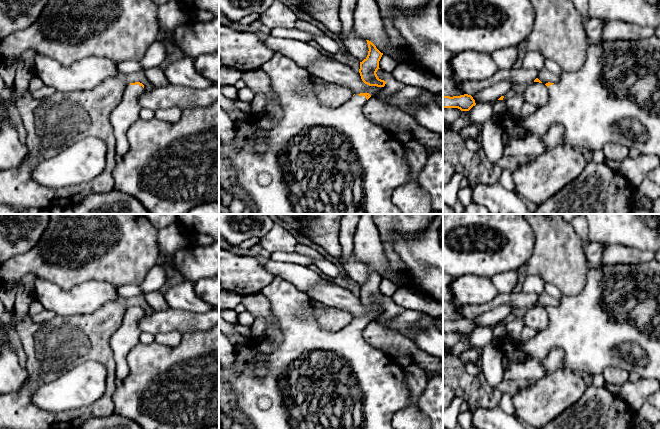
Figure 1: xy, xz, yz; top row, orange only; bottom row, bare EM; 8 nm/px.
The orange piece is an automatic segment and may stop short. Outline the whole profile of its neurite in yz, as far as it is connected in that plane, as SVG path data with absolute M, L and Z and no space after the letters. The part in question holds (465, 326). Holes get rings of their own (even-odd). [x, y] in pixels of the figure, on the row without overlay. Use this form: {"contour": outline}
{"contour": "M443 302L443 332L458 332L461 335L469 335L475 329L473 321L459 312L458 303Z"}

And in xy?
{"contour": "M130 307L124 312L120 327L110 337L109 345L116 364L116 379L121 381L130 374L127 356L140 343L141 330L138 323L143 315L144 309L142 307Z"}

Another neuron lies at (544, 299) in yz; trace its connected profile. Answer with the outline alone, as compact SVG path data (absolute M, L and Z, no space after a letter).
M542 292L540 295L538 295L538 301L537 301L543 308L546 308L548 306L550 307L557 307L560 304L560 300L553 298L549 294Z

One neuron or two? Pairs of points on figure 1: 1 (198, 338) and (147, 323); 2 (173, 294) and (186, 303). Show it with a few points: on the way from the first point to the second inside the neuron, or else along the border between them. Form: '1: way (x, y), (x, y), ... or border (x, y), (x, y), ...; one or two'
1: border (206, 329), (186, 332), (182, 335); two
2: way (176, 296), (183, 300); one

